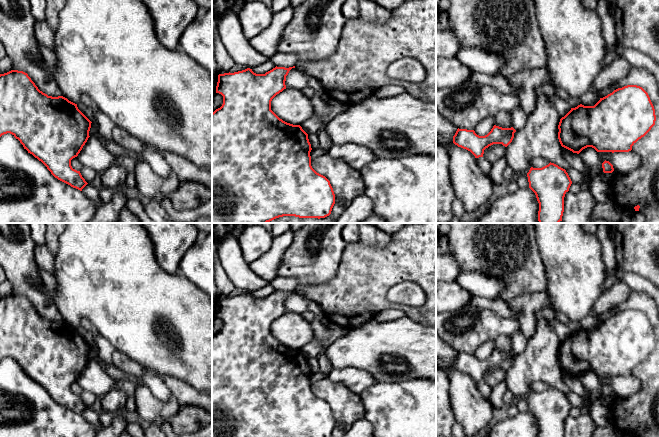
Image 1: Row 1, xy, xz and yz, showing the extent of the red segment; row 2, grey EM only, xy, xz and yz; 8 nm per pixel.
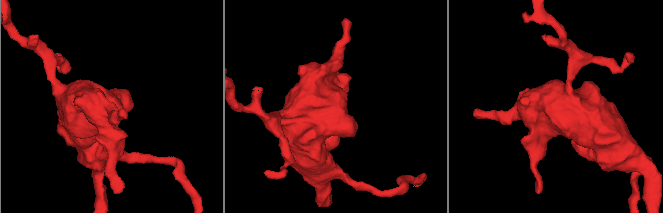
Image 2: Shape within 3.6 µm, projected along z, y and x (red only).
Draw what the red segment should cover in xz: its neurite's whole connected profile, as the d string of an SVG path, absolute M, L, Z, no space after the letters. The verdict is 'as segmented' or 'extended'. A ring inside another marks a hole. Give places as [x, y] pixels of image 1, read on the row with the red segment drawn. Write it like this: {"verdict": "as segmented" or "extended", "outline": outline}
{"verdict": "as segmented", "outline": "M275 67L265 74L256 74L247 68L234 73L218 75L216 93L223 96L223 104L212 113L212 223L268 223L283 216L295 216L299 218L325 218L331 214L335 204L335 194L330 181L317 173L311 166L310 152L312 150L308 134L300 125L293 125L280 119L271 110L272 99L286 89L285 81L289 71L295 68Z"}

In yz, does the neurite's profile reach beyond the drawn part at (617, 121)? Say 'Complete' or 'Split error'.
Complete

